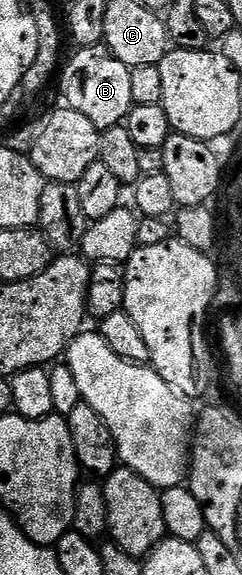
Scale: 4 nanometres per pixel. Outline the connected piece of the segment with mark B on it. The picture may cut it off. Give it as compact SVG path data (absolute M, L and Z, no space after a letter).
M103 44L85 45L75 51L77 53L69 61L67 58L58 77L60 93L64 96L63 104L76 111L78 115L86 115L86 119L90 119L90 123L94 123L94 127L101 131L125 124L133 106L130 95L132 70Z

